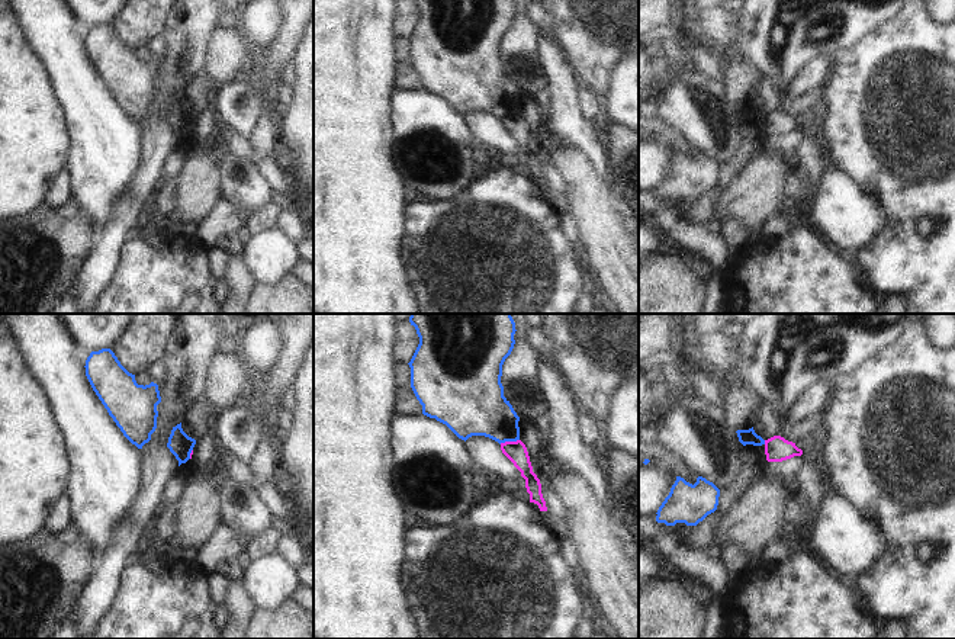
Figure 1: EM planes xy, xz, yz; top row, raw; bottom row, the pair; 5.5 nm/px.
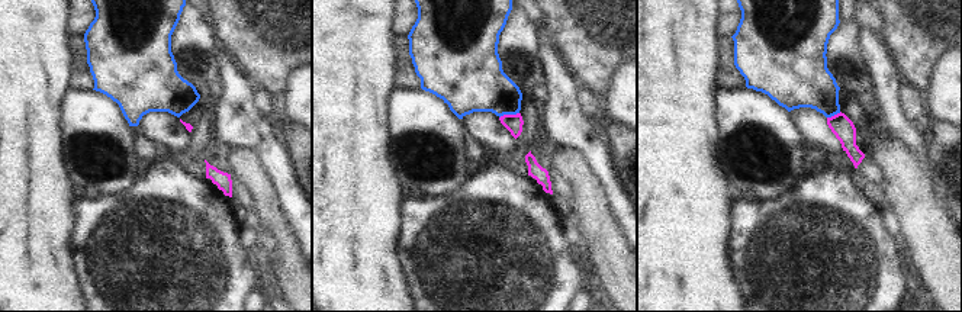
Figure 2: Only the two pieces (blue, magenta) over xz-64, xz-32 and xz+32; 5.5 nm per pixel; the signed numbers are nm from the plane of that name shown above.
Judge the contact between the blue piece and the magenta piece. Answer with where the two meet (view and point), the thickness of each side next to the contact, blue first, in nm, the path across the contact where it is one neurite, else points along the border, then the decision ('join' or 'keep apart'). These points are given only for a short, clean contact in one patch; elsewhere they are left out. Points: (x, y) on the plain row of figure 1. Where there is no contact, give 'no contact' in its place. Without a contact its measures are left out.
meets blue in xz at (508, 115); 320 nm thick on the blue side, 110 nm on the other; border along xz (518, 114), (499, 118); keep apart

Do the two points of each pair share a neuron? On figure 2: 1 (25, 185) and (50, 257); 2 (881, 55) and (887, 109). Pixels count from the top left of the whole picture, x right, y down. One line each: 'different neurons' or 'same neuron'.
1: same neuron
2: same neuron

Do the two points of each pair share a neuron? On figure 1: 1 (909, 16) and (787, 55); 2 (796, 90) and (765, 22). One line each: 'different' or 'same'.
1: different
2: different

